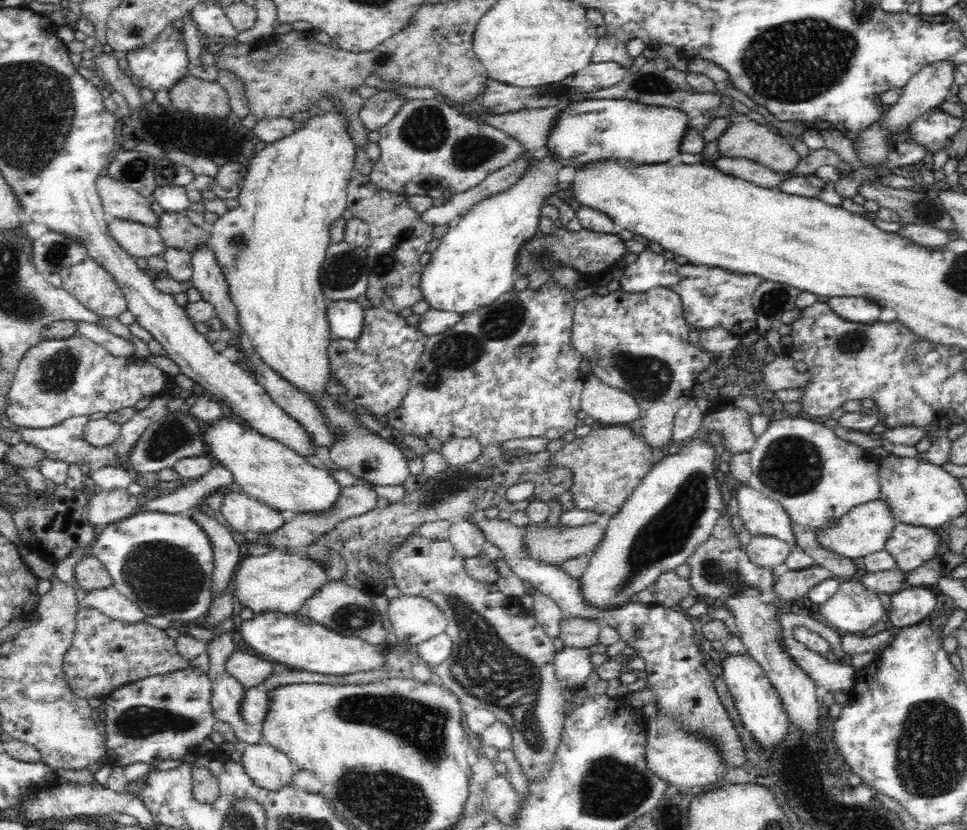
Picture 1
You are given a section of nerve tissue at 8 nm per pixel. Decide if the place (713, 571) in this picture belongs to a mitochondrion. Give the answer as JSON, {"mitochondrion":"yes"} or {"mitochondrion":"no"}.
{"mitochondrion":"yes"}

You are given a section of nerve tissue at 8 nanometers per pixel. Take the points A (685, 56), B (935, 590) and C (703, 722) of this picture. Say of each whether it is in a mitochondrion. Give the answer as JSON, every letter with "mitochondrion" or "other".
{"A":"other","B":"other","C":"mitochondrion"}

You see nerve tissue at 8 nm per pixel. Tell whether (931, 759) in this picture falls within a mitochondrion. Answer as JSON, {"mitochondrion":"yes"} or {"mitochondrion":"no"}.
{"mitochondrion":"yes"}

